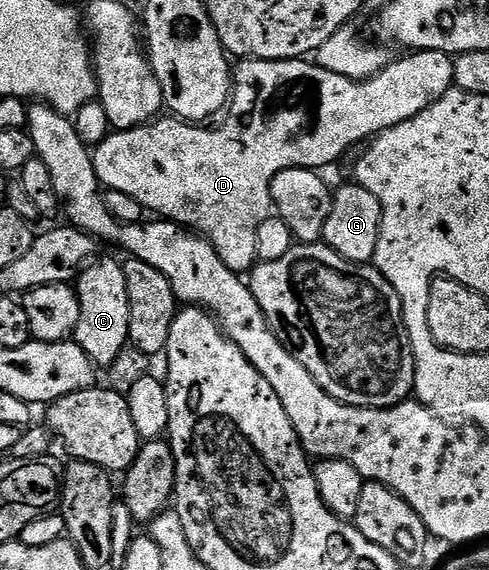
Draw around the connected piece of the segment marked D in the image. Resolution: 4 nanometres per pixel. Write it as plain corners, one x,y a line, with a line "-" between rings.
413,50
405,54
402,60
396,60
394,59
386,64
383,70
379,70
373,76
368,76
365,80
352,80
343,74
335,74
331,70
322,68
320,64
310,62
305,58
300,60
240,61
235,68
233,94
229,107
223,116
225,121
218,128
209,129
209,126
186,124
176,118
168,118
169,120
158,118
152,124
143,128
132,128
126,132
110,131
108,138
92,149
97,183
108,190
119,190
122,194
131,194
131,198
135,198
135,202
144,206
146,213
179,224
182,229
192,230
194,233
200,234
209,241
209,245
217,251
219,258
223,258
223,262
232,272
248,273
258,263
255,248
255,230
259,230
259,225
270,216
275,208
271,198
271,182
275,178
275,174
279,174
288,168
325,170
328,164
335,163
344,152
351,151
356,144
362,143
361,145
364,145
370,138
380,136
391,126
399,126
399,122
407,122
407,118
415,118
415,114
423,114
423,110
427,110
427,106
439,102
439,98
443,98
443,94
447,94
449,89
454,87
453,60
448,52
418,52

